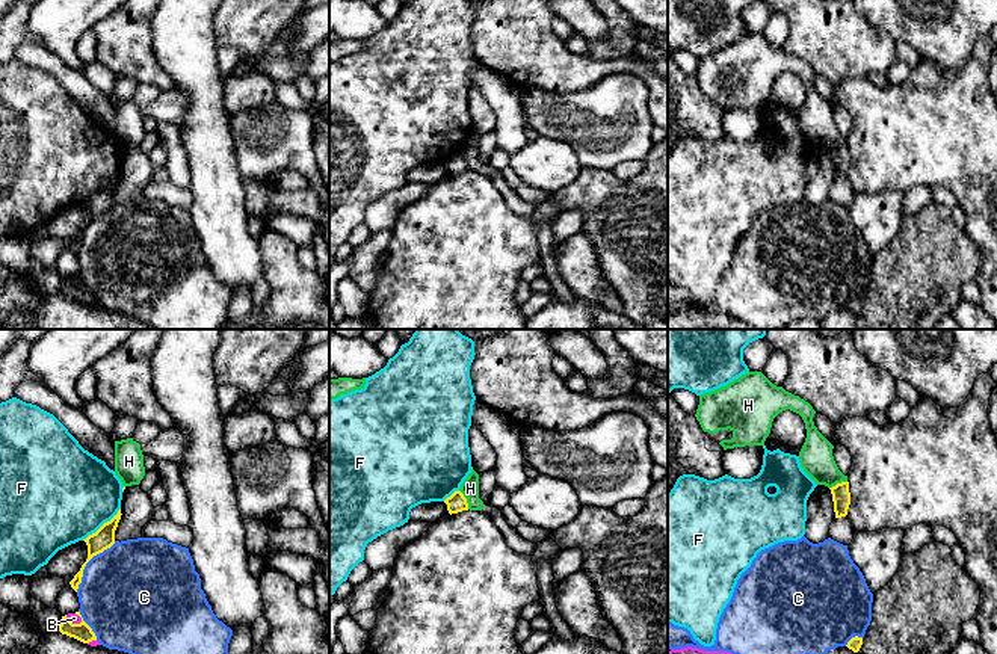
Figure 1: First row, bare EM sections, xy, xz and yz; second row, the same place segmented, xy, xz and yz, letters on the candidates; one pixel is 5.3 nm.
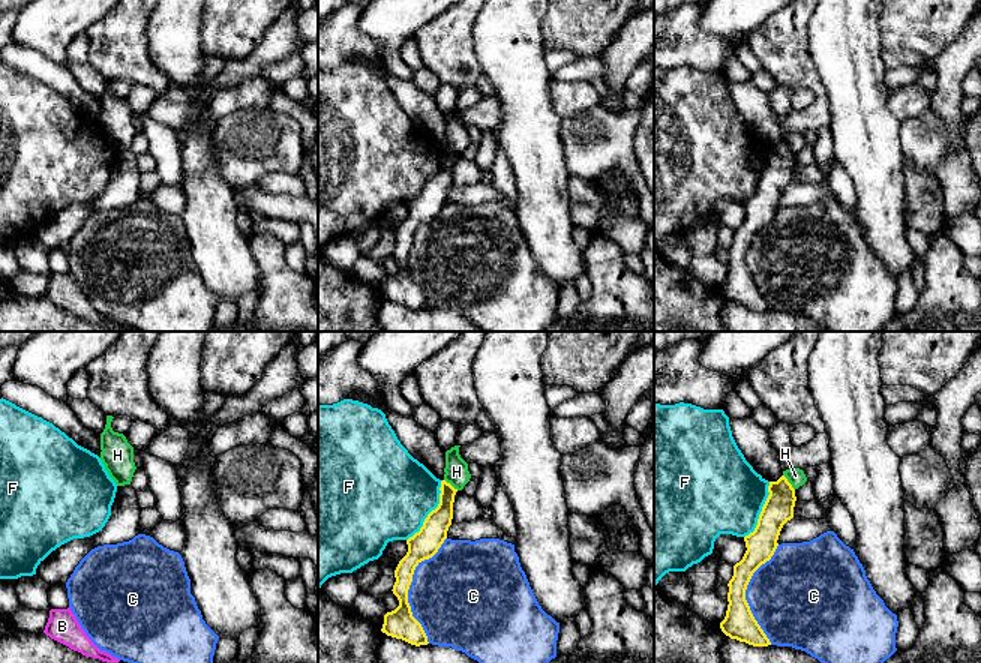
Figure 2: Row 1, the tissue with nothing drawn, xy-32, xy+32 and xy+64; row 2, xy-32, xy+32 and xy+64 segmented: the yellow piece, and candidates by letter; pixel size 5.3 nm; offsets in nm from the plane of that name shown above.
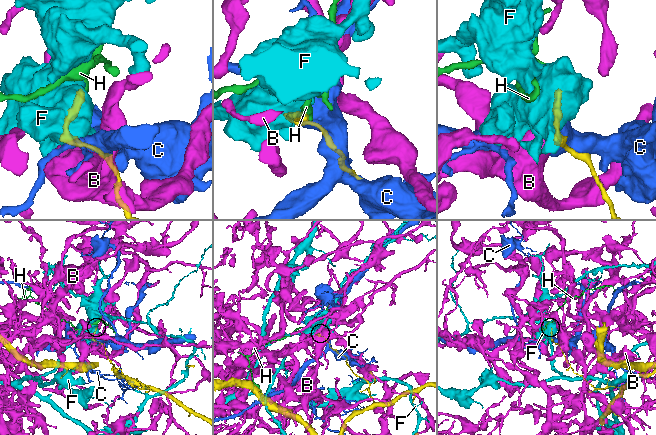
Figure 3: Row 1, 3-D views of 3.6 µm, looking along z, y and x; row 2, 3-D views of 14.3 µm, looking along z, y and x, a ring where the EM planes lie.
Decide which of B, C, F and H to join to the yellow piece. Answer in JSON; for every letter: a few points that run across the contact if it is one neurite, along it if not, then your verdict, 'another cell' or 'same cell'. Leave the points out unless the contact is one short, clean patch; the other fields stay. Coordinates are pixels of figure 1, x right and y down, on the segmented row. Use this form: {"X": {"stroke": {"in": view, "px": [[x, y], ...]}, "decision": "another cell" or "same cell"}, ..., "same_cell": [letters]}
{"B": {"decision": "another cell"}, "C": {"decision": "another cell"}, "F": {"decision": "another cell"}, "H": {"stroke": {"in": "xz", "px": [[459, 490], [469, 508]]}, "decision": "another cell"}, "same_cell": []}

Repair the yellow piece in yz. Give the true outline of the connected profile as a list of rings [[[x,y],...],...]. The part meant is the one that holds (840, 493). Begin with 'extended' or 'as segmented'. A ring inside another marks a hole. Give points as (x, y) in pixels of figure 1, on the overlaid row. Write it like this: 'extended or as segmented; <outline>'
as segmented; [[[849,482],[837,483],[829,489],[832,494],[835,518],[846,517],[850,504]]]

